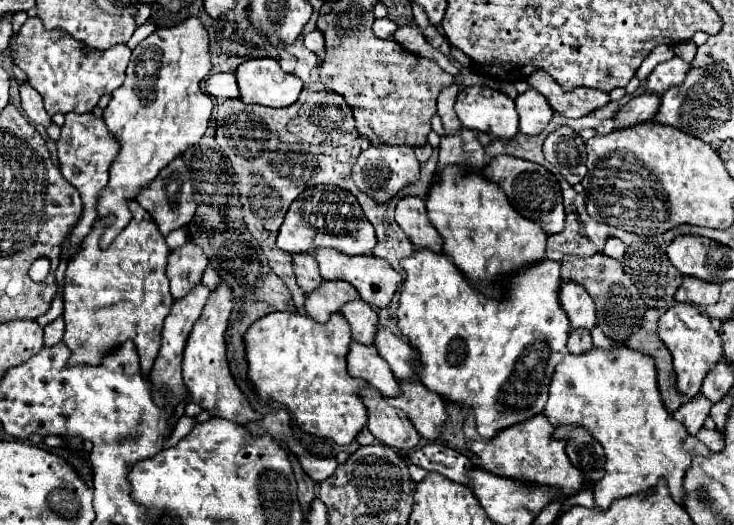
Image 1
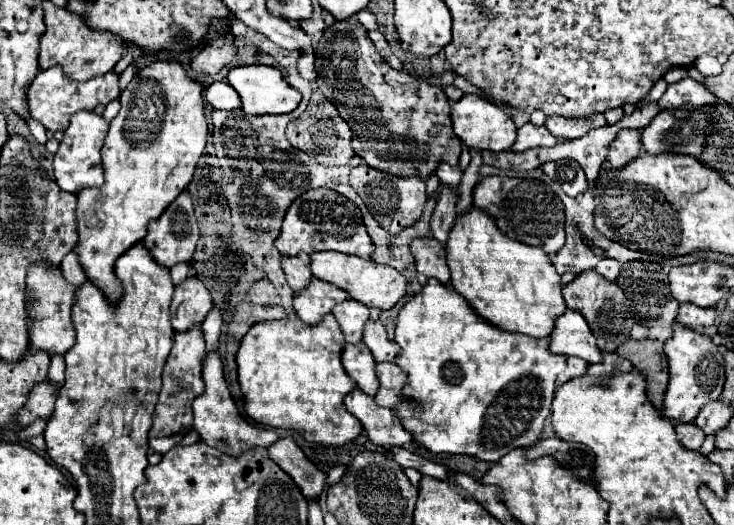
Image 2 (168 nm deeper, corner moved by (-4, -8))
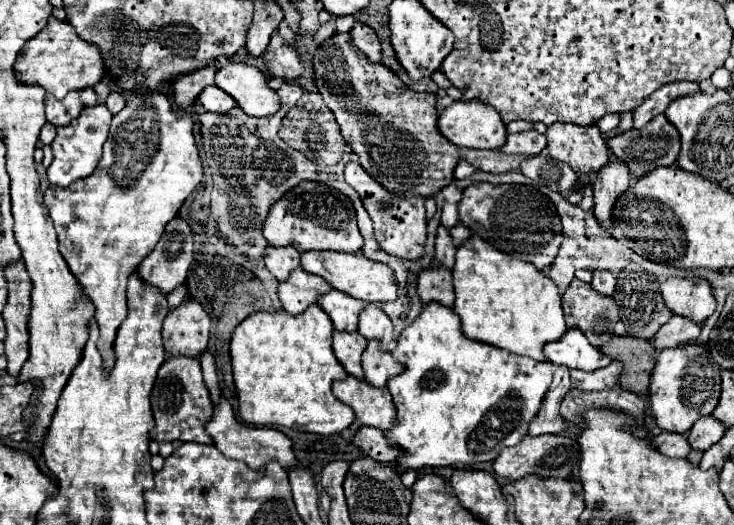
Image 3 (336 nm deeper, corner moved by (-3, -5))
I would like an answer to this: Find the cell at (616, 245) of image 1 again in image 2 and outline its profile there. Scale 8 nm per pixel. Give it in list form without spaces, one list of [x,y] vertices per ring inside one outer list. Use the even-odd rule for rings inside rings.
[[[603,258],[603,260],[599,260],[597,266],[595,266],[595,272],[597,272],[599,276],[603,276],[605,280],[609,280],[609,282],[615,282],[615,280],[617,280],[619,270],[621,270],[621,264],[619,264],[617,260],[611,260],[611,258]]]

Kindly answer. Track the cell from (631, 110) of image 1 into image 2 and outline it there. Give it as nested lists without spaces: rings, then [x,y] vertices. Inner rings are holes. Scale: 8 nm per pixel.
[[[621,130],[609,148],[603,168],[605,170],[621,170],[631,160],[635,160],[641,150],[639,134],[641,134],[641,130]]]

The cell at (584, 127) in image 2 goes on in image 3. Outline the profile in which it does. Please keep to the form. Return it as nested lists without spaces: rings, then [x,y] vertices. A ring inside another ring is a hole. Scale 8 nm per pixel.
[[[558,123],[550,125],[546,131],[548,137],[548,153],[566,161],[578,175],[578,185],[590,185],[590,173],[598,173],[608,163],[608,147],[604,141],[604,133],[598,125],[570,125]]]

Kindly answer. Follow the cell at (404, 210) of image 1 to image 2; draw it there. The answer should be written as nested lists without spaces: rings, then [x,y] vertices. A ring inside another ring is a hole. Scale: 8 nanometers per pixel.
[[[431,238],[425,240],[413,240],[411,244],[411,252],[415,256],[415,264],[417,264],[417,272],[423,274],[425,278],[435,278],[441,284],[449,284],[449,268],[447,268],[447,260],[445,260],[445,250],[441,248],[441,244],[437,244]]]

